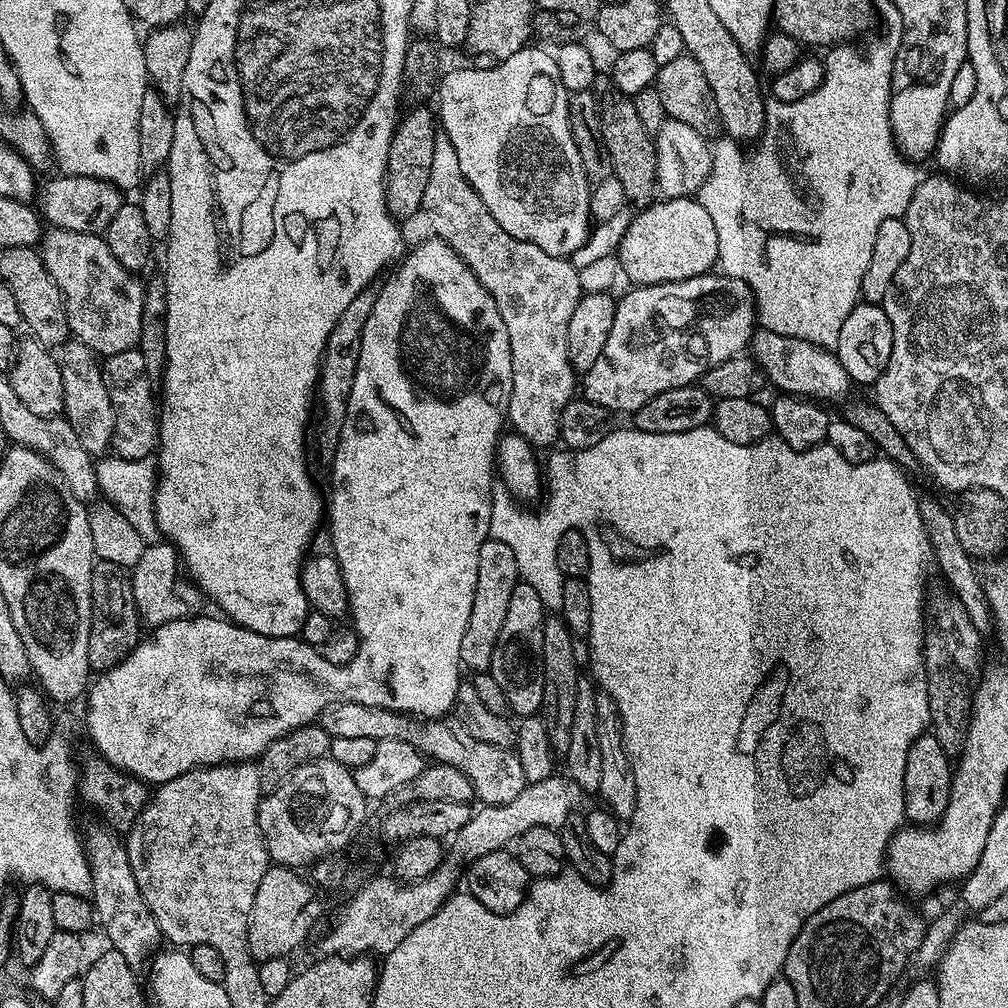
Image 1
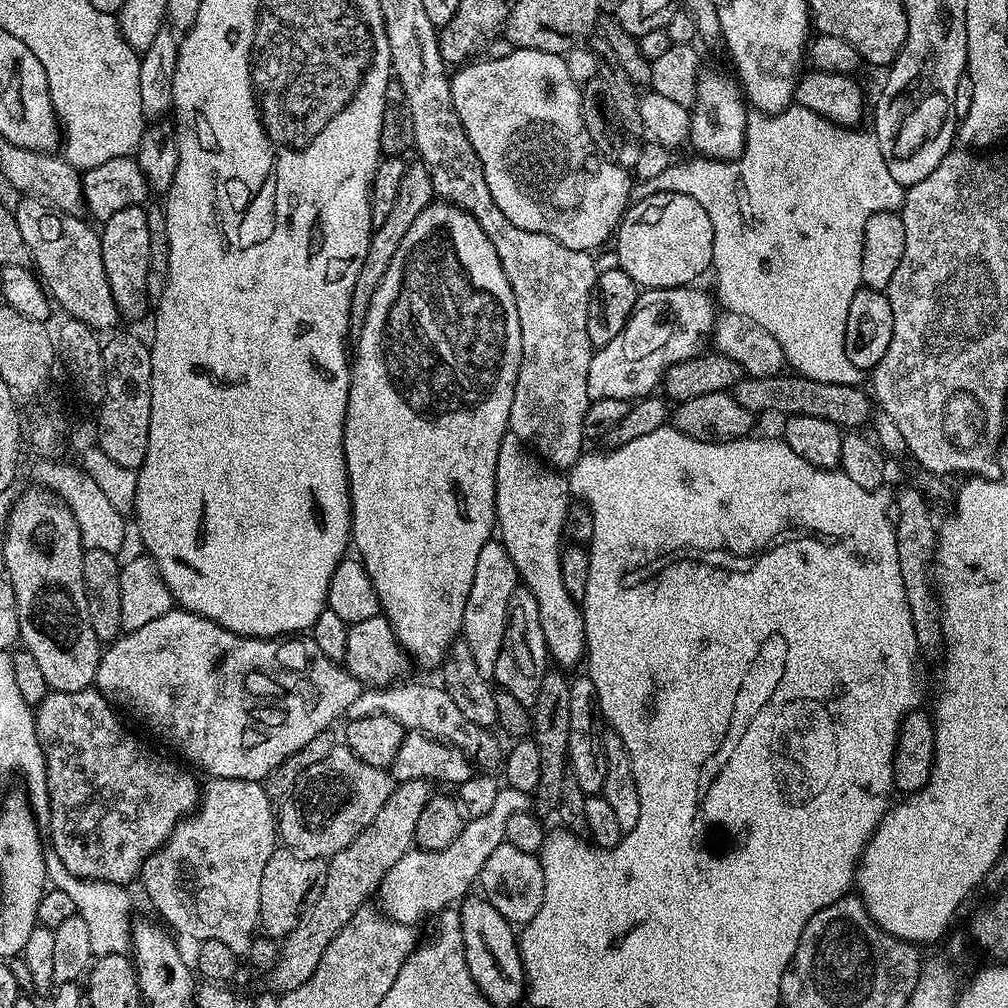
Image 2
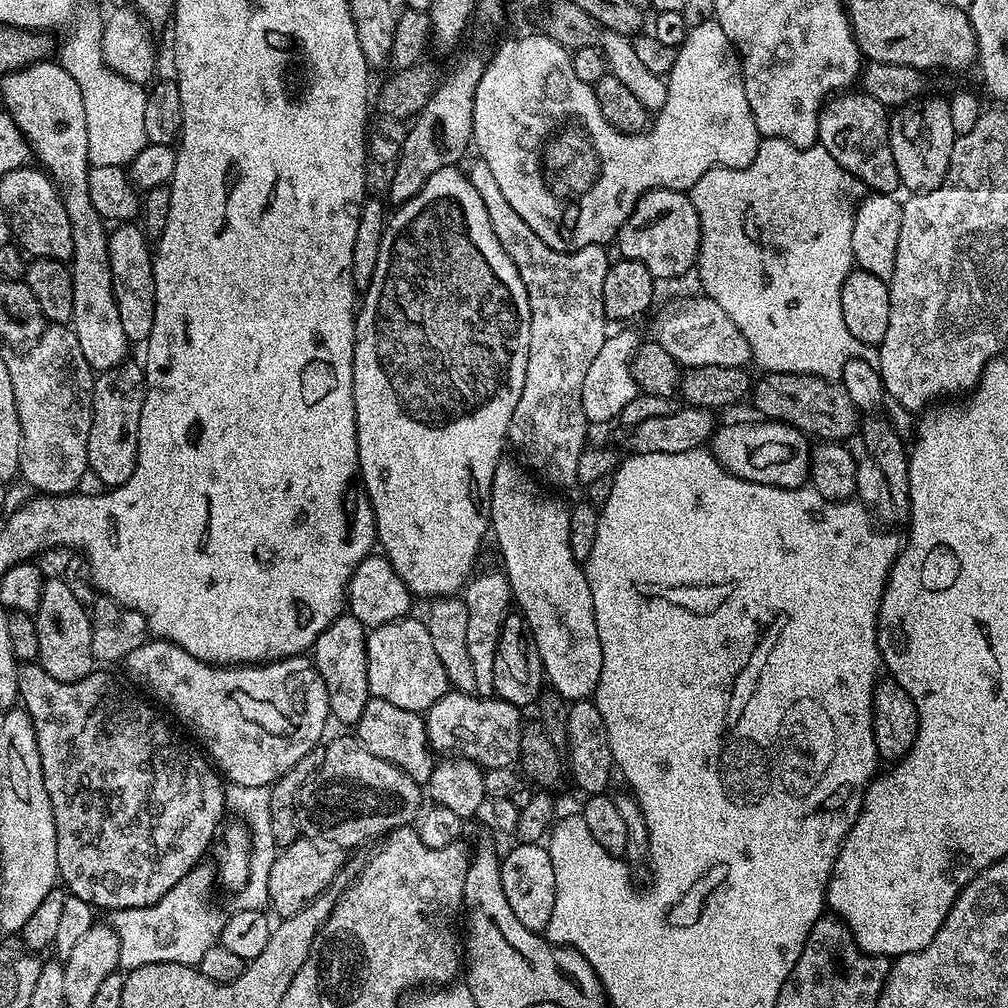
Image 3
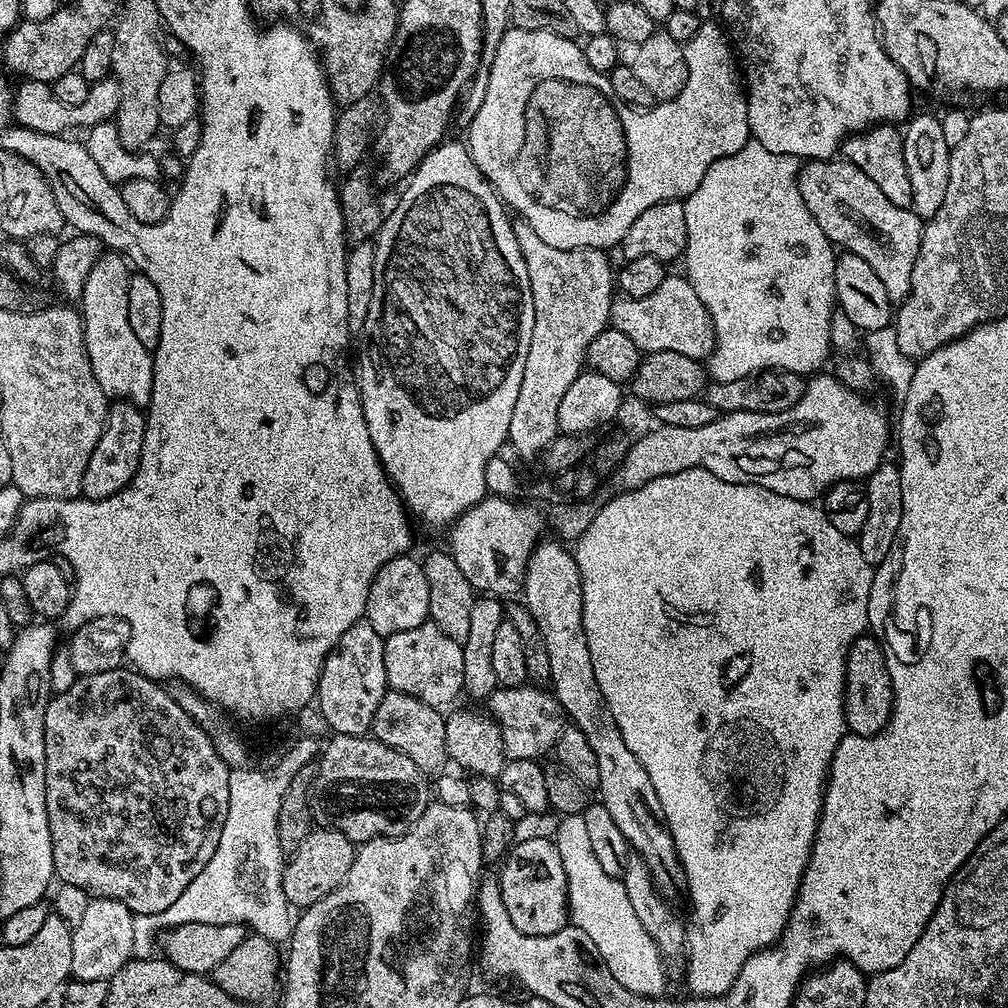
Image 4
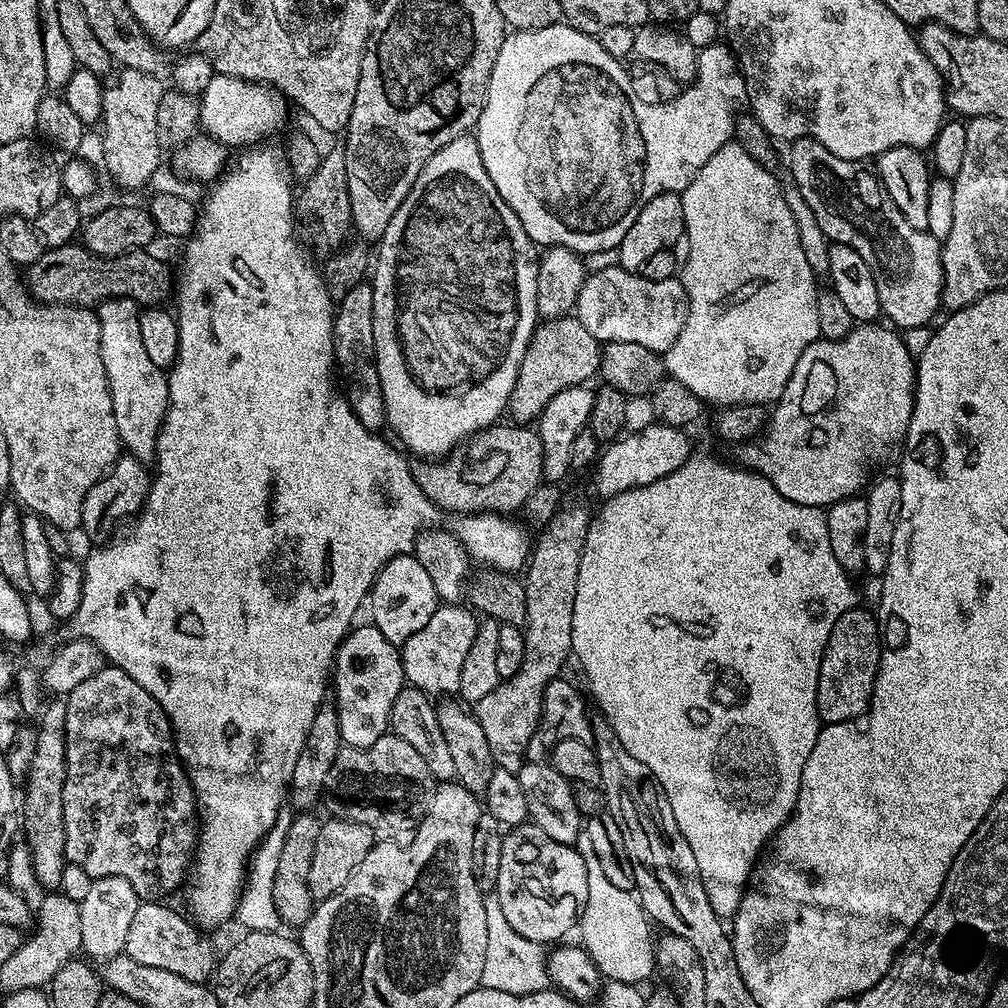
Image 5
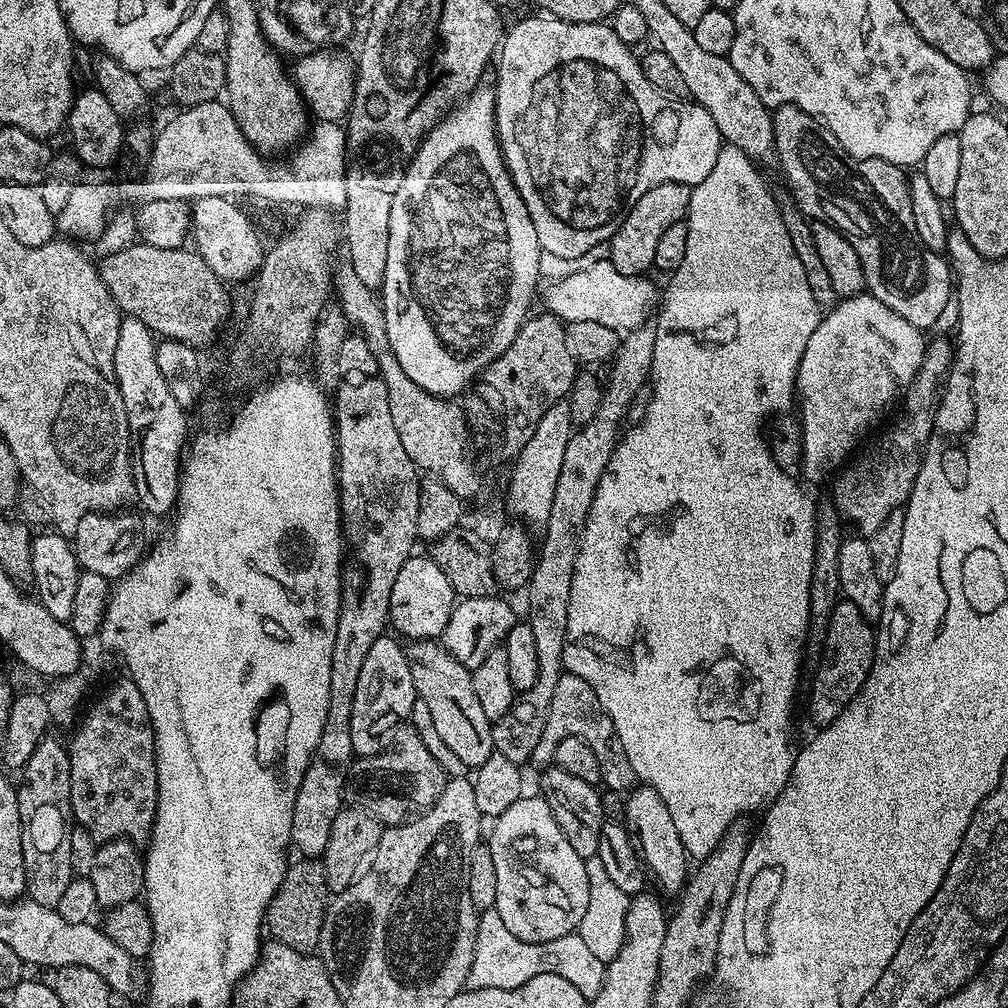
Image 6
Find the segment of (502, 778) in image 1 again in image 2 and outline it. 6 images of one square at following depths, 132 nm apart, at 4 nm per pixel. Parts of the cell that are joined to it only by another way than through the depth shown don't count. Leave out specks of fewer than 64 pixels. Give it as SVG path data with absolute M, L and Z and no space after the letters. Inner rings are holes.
M439 683L436 684L404 684L397 686L385 686L383 688L365 687L350 702L346 716L348 720L358 720L367 716L385 716L394 718L409 732L420 732L432 740L438 740L442 744L451 744L452 747L460 749L469 761L481 764L481 769L492 770L502 760L502 748L491 735L489 729L480 728L470 718L462 715L462 710L454 706L454 698ZM398 687L398 688L396 688ZM477 760L477 761L476 761Z

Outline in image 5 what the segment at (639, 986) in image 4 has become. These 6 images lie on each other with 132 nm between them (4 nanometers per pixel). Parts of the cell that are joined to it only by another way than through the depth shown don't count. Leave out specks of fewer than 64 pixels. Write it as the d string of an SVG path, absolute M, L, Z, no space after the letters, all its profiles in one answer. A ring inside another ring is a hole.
M581 834L574 847L582 862L586 862L588 871L588 897L578 921L579 943L596 964L601 977L643 985L643 980L654 972L654 935L652 936L650 921L645 916L639 899L632 892L618 890L618 886L606 879L606 874L602 874L602 870L596 866L594 849L590 846L588 836Z

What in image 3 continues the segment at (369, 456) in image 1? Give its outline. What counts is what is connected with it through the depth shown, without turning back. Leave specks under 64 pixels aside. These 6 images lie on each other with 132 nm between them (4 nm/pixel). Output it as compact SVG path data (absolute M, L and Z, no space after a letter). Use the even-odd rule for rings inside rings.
M449 166L438 170L438 174L430 174L426 186L414 198L410 198L406 203L399 205L395 209L396 213L387 217L384 233L382 234L382 246L378 250L378 262L374 266L374 278L370 286L363 293L362 303L356 312L356 345L354 346L354 362L352 363L352 389L354 390L354 414L356 415L356 441L358 442L358 462L360 463L360 475L358 477L364 493L368 495L368 500L372 503L372 513L376 519L376 539L382 554L394 566L398 578L406 582L406 586L412 592L413 597L428 596L427 598L439 598L442 596L455 596L467 585L473 575L472 567L476 564L476 555L480 552L480 543L490 532L490 494L492 493L492 483L494 482L494 470L498 462L505 455L506 441L508 438L508 427L510 418L514 414L514 406L518 406L518 398L522 394L522 386L526 382L526 358L530 354L530 302L526 298L526 286L522 286L522 278L510 262L510 254L502 250L502 242L498 242L498 234L494 234L494 226L490 226L490 214L486 214L486 206L482 203L482 197L478 190L468 181L467 175L456 166Z

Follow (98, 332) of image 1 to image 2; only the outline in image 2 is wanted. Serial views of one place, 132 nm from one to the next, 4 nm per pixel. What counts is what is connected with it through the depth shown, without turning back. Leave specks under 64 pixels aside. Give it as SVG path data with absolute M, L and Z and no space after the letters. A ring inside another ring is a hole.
M25 195L22 200L20 205L15 205L14 215L18 230L22 230L22 242L30 250L32 264L47 295L56 304L60 303L71 319L93 330L114 327L121 314L106 278L106 266L102 266L99 231L92 229L87 219L61 212L39 196Z

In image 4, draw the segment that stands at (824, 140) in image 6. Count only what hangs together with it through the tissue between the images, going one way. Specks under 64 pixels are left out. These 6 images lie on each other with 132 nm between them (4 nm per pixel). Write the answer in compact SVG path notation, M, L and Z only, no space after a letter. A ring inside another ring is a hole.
M833 158L831 160L809 160L801 167L798 177L800 181L800 193L806 210L822 226L822 234L837 249L858 254L863 258L878 278L882 278L882 286L886 286L886 294L894 302L905 300L910 290L910 278L914 274L914 262L918 258L920 249L920 235L924 232L925 221L917 216L911 208L899 208L878 190L874 182L858 166L854 166L851 160Z

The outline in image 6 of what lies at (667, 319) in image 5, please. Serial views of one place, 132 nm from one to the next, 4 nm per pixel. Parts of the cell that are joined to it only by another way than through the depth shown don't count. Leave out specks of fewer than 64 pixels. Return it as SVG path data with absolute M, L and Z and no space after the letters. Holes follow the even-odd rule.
M603 260L586 270L575 270L561 278L544 292L543 307L568 324L574 322L598 322L617 330L639 328L658 304L658 288L648 281L647 275L627 276L611 262Z

